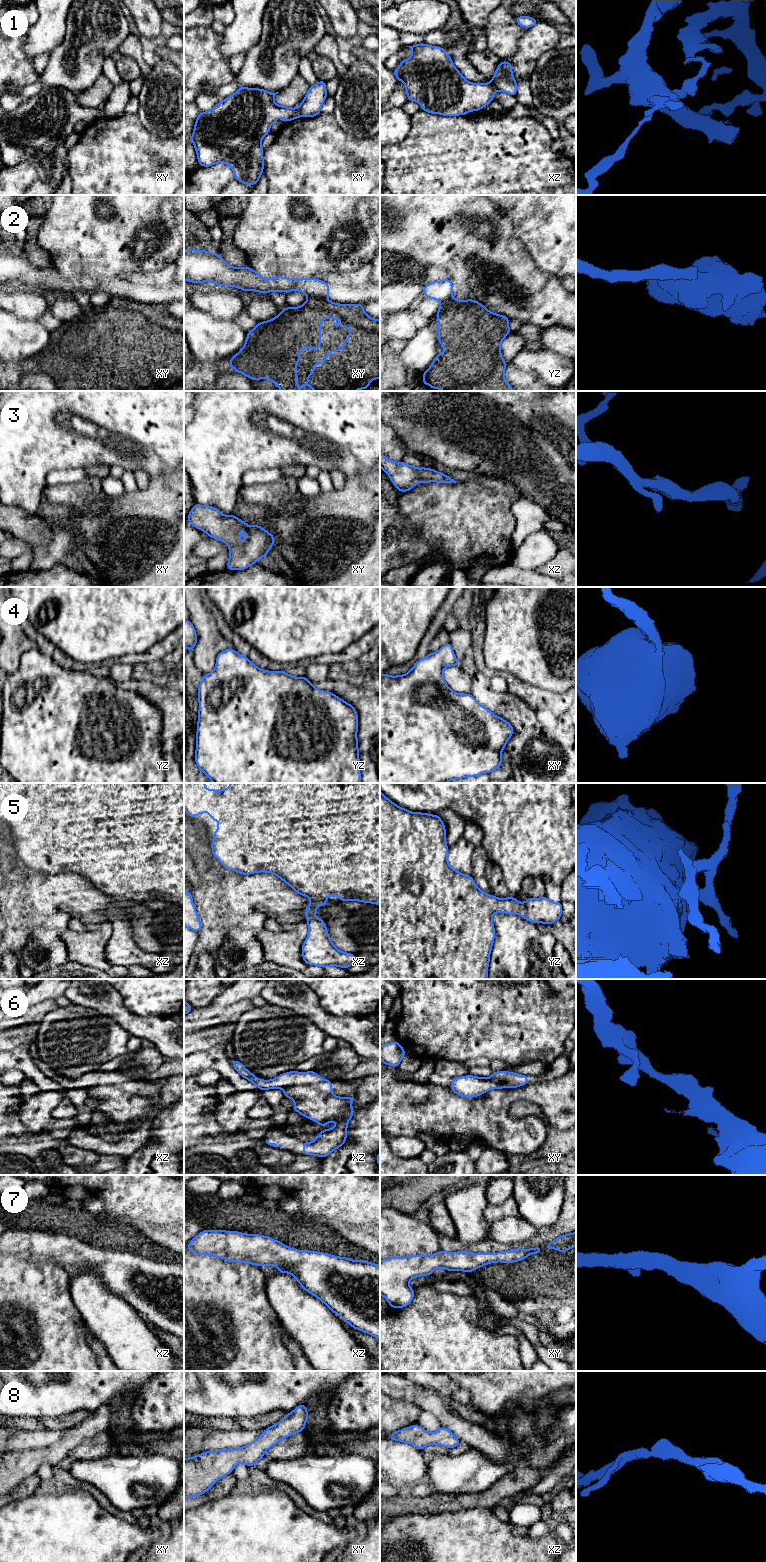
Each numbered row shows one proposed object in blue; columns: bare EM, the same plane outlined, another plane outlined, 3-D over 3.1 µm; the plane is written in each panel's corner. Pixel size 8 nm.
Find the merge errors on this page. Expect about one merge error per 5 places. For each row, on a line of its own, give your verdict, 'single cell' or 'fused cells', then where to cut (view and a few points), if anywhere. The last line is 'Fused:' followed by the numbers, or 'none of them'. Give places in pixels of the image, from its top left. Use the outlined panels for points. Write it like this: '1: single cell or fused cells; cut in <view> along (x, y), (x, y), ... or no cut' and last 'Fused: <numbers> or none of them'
1: fused cells; cut in xy along (297, 108), (301, 115)
2: fused cells; cut in xy along (308, 296), (325, 299)
3: single cell; no cut
4: single cell; no cut
5: single cell; no cut
6: single cell; no cut
7: single cell; no cut
8: single cell; no cut
Fused: 1, 2

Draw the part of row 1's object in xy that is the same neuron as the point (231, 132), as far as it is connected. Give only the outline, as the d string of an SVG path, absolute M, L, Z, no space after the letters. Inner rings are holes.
M239 85L236 93L216 104L209 111L200 112L195 122L193 134L190 137L197 153L199 165L209 167L222 162L232 168L237 181L255 186L260 180L261 172L264 171L263 149L261 147L262 138L270 132L271 125L278 119L280 121L291 121L301 117L298 108L277 105L274 102L274 96L278 93L270 93L268 90L246 88Z

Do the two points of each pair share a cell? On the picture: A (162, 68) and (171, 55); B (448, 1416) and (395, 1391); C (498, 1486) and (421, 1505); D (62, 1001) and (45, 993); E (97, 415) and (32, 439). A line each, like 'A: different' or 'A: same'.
A: different
B: same
C: same
D: different
E: same

